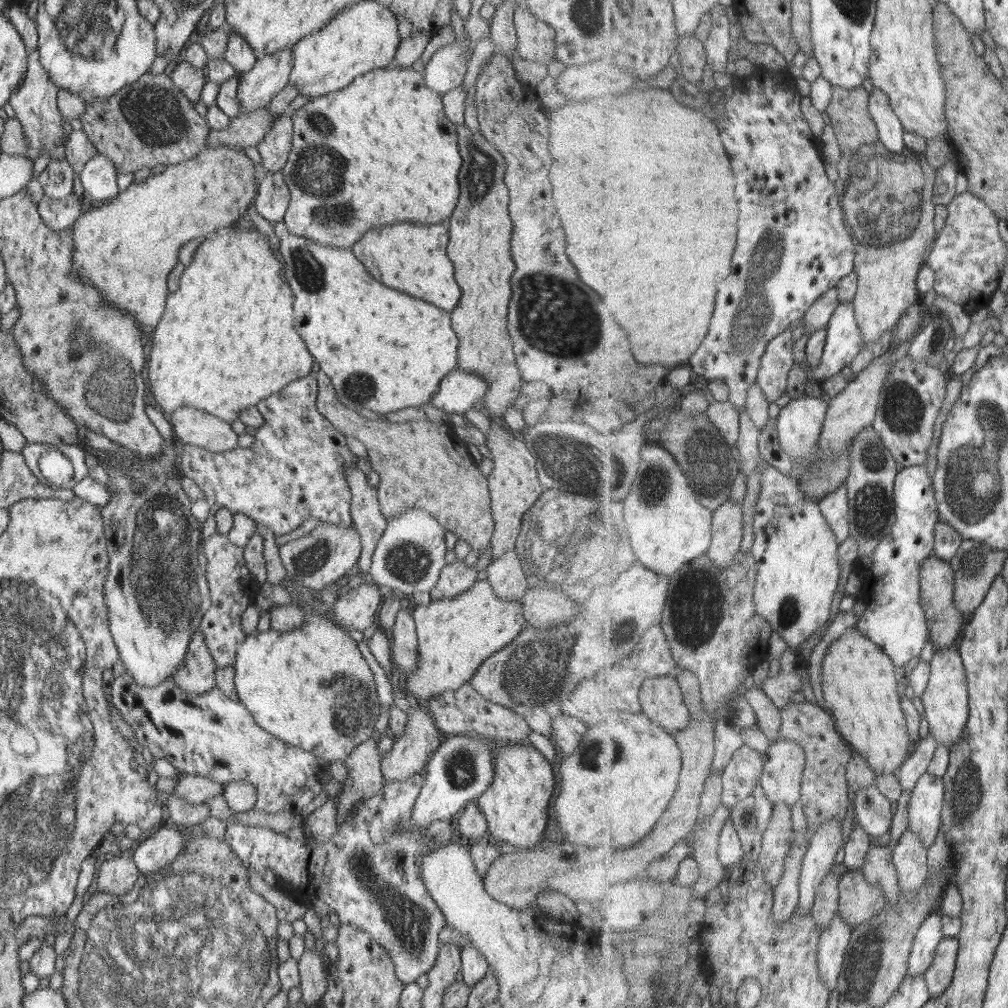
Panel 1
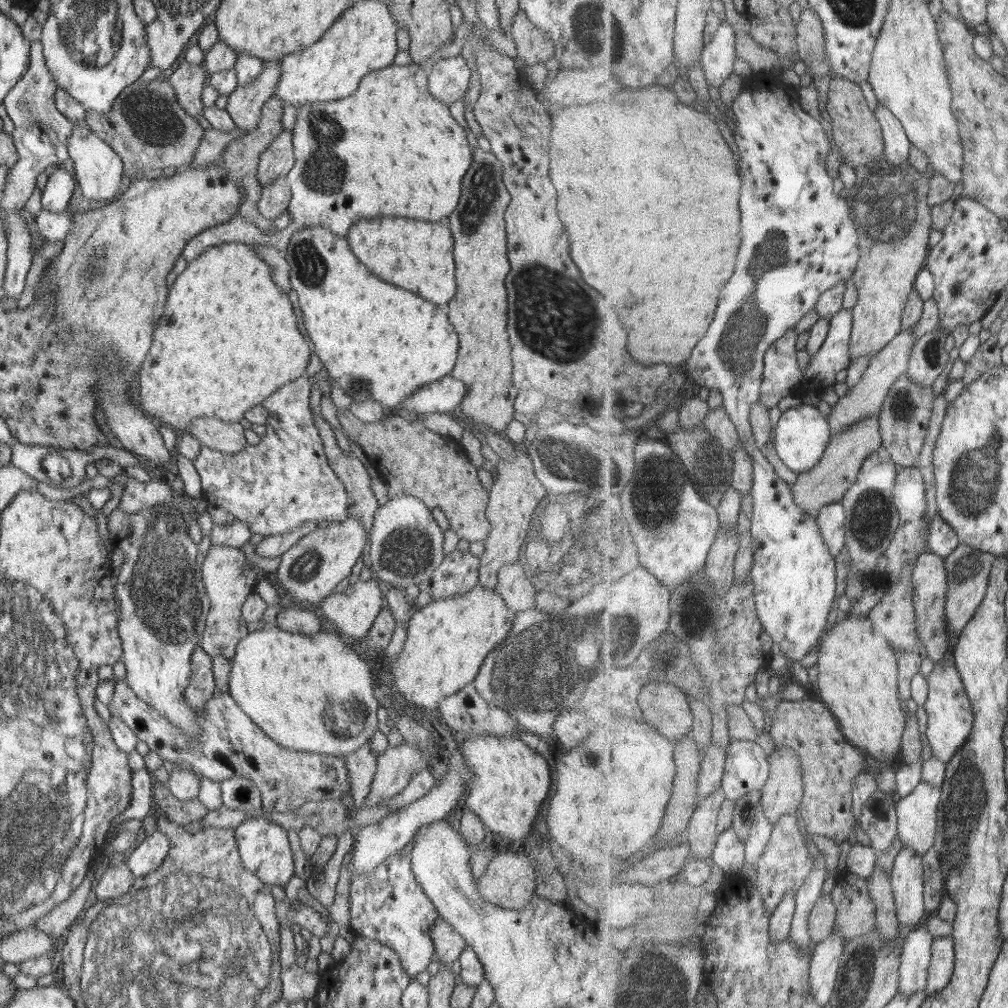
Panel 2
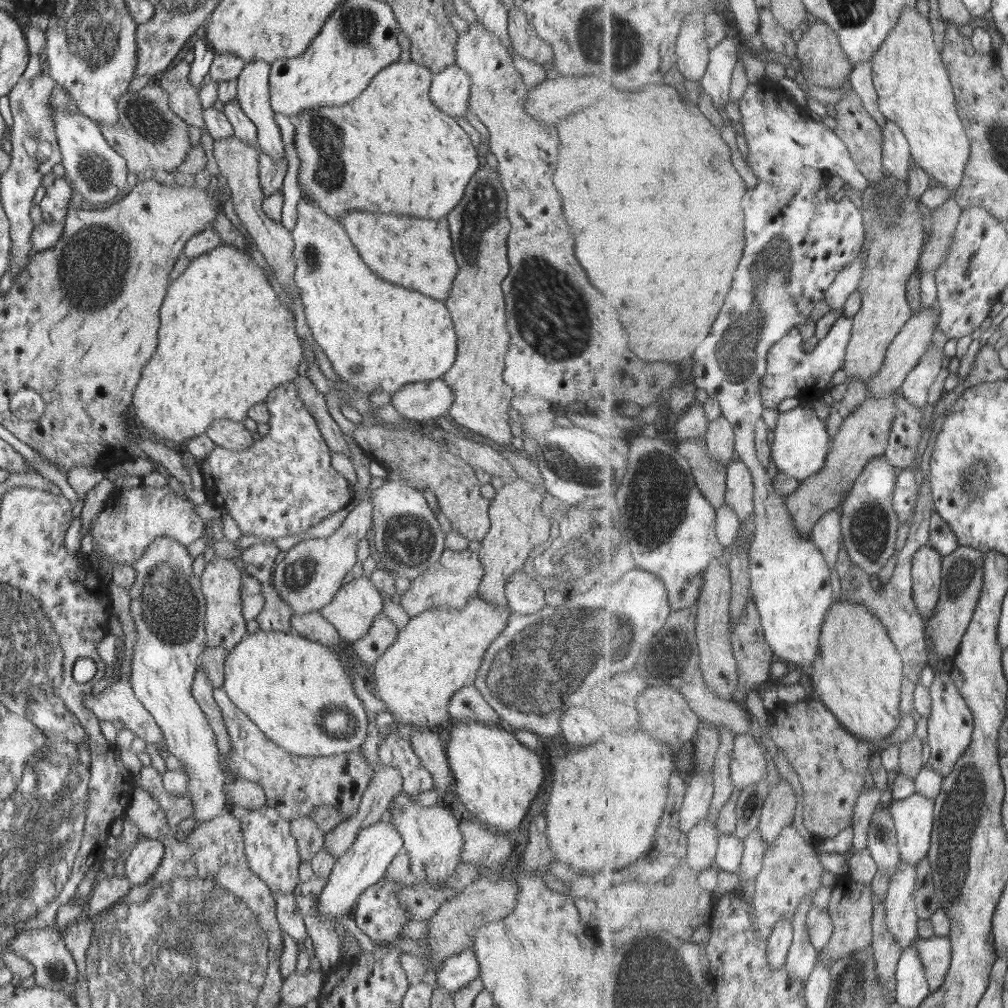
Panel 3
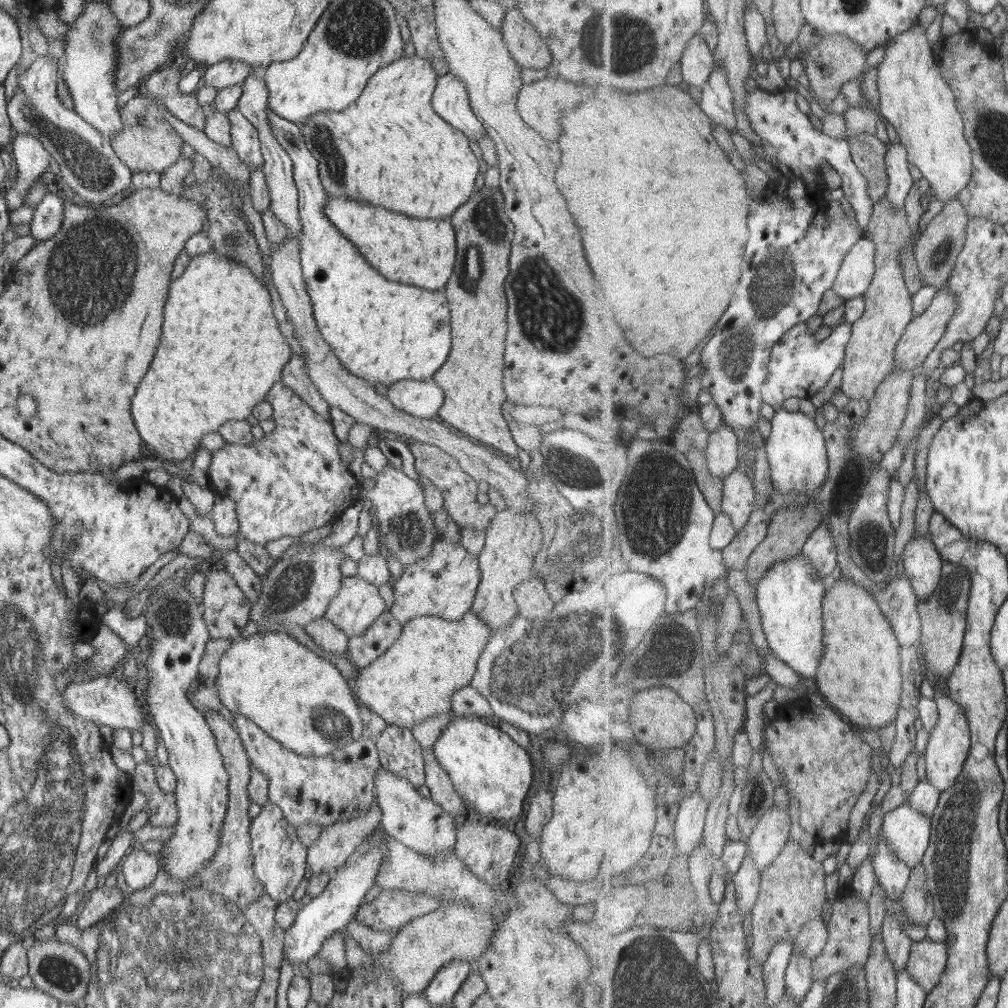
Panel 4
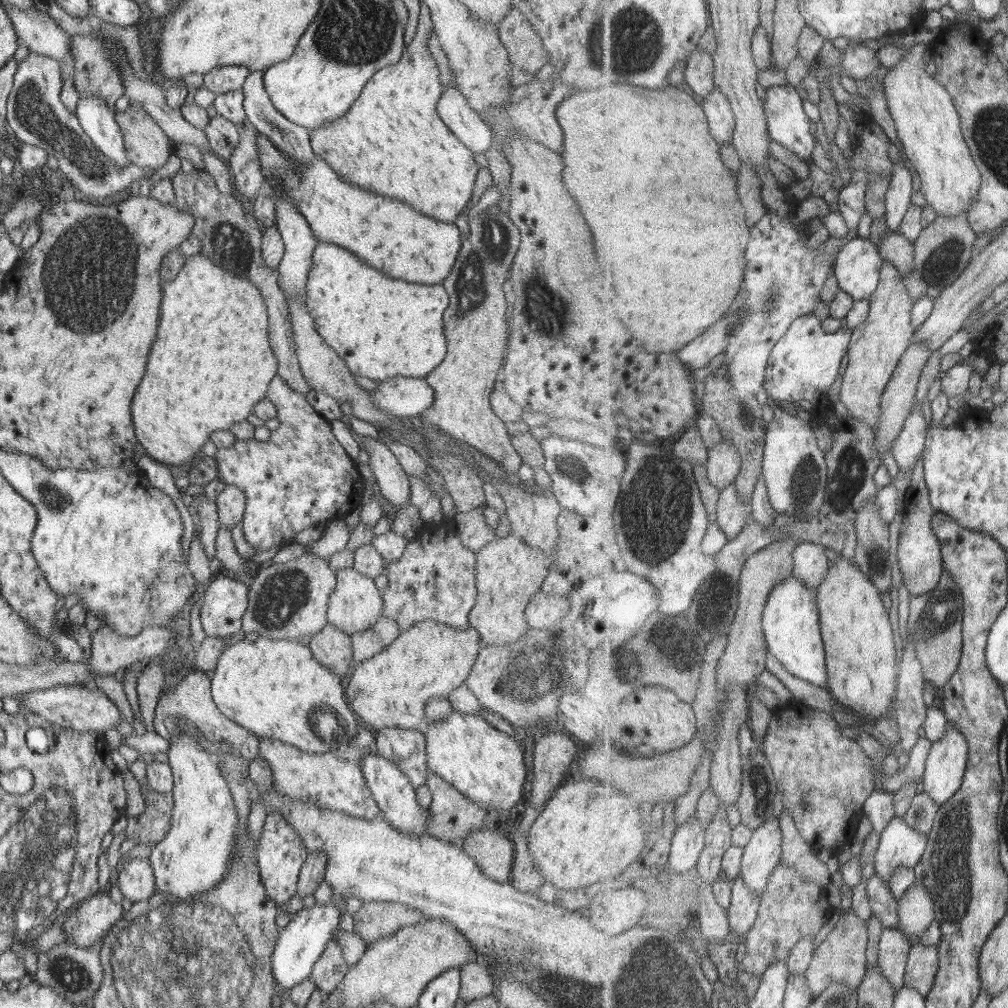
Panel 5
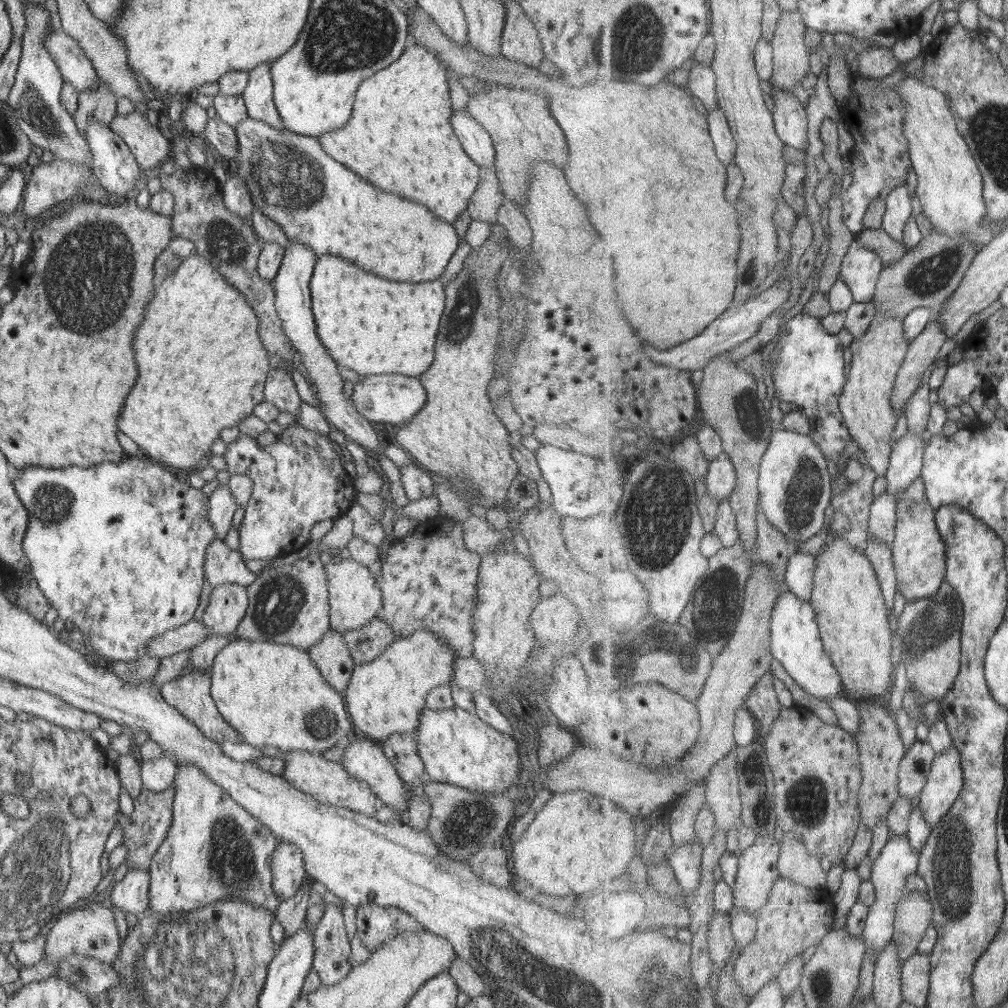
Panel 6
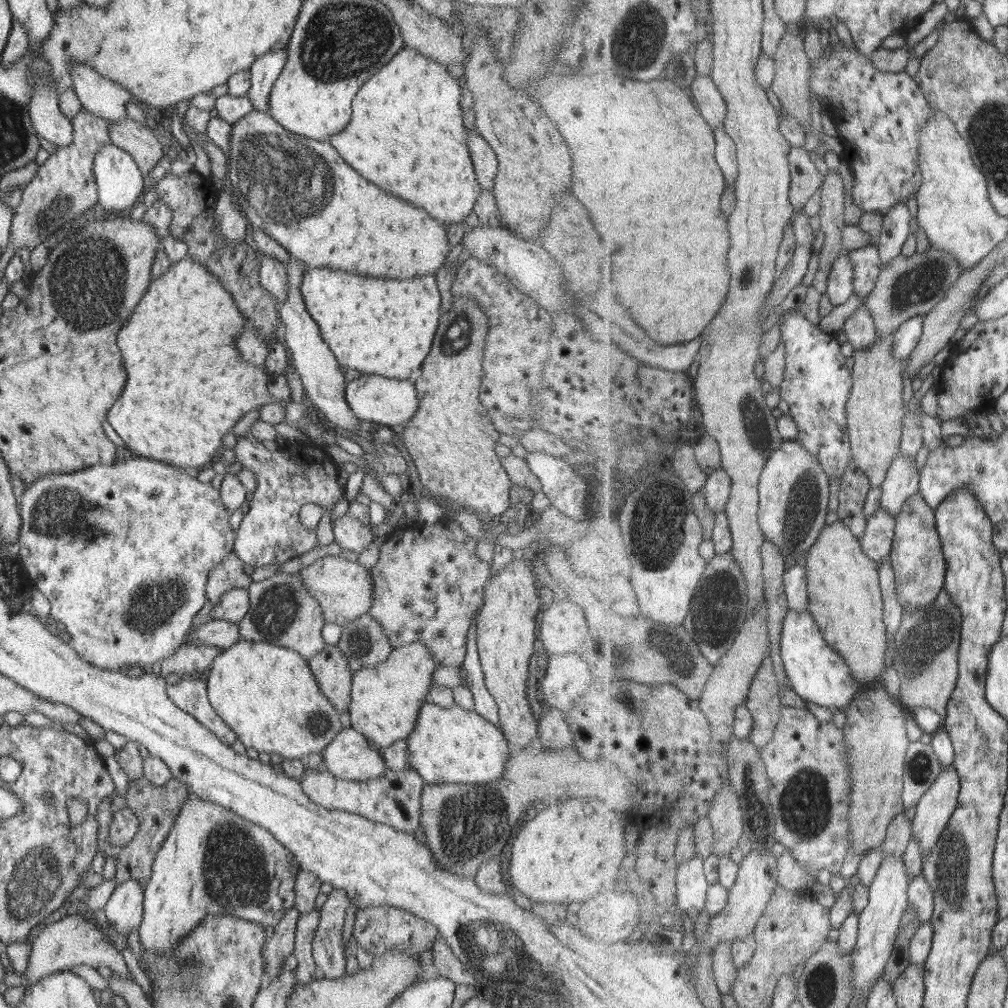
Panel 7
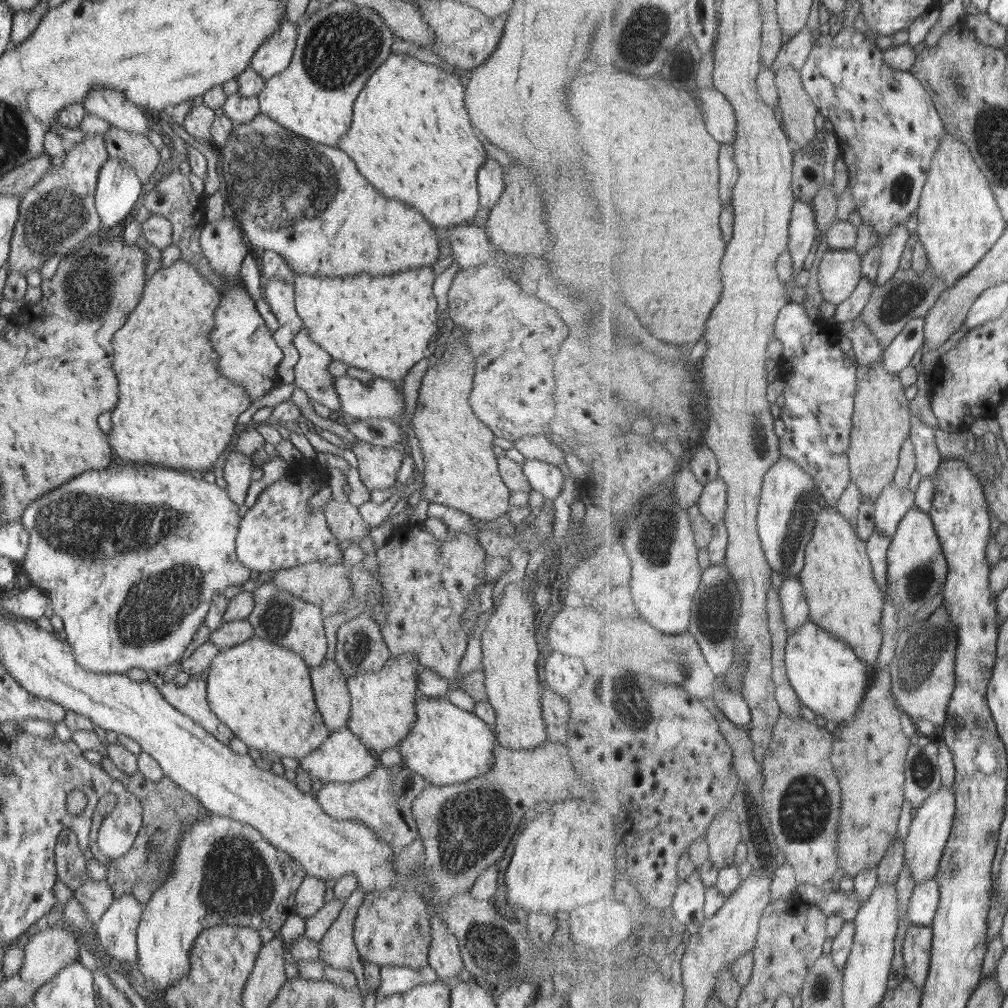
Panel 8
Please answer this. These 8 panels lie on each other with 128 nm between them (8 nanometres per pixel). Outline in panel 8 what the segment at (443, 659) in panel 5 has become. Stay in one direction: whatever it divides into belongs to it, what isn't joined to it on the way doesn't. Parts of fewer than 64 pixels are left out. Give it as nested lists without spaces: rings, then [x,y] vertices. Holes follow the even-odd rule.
[[[413,653],[390,656],[381,663],[378,669],[358,671],[354,676],[346,678],[349,693],[349,718],[346,727],[359,737],[369,752],[381,753],[385,749],[397,745],[407,736],[415,720],[413,709],[417,674],[421,671]]]

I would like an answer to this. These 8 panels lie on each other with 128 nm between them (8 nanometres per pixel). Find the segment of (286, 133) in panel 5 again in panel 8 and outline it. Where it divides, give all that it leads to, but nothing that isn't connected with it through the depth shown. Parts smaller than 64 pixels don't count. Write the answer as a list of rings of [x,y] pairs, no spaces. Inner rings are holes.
[[[283,16],[279,22],[279,30],[275,30],[271,38],[267,38],[267,42],[257,47],[249,68],[259,74],[263,81],[266,81],[287,68],[295,43],[295,26],[286,20],[286,16]]]

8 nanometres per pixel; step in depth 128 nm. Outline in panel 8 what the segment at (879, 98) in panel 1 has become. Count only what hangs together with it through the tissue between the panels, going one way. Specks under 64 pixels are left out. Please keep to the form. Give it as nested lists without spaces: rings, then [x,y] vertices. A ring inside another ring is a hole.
[[[903,223],[899,228],[895,228],[894,232],[889,233],[885,242],[881,243],[880,273],[877,276],[876,285],[885,285],[887,281],[896,278],[909,240],[911,240],[911,232]]]

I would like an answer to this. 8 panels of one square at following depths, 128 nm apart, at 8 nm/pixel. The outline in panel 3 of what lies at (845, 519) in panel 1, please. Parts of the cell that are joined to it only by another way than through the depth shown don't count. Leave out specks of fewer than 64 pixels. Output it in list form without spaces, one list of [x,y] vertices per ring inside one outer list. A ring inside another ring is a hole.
[[[841,507],[825,513],[812,532],[811,540],[825,554],[827,562],[834,568],[835,562],[839,560],[841,546],[844,545],[844,532],[842,529]]]

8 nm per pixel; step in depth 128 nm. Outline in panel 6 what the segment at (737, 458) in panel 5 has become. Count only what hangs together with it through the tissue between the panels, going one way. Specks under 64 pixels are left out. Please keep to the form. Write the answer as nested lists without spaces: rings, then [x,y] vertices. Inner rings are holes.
[[[724,452],[714,462],[710,462],[710,472],[705,478],[711,494],[717,501],[723,502],[737,488],[738,471],[733,460]]]

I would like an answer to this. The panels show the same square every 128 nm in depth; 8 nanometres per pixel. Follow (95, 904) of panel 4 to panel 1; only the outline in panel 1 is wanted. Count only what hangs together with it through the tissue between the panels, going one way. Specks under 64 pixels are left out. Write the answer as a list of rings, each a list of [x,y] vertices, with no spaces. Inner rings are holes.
[[[123,853],[123,858],[111,858],[101,863],[97,872],[96,891],[123,895],[134,886],[140,876],[142,875],[131,860],[131,854],[127,858]]]

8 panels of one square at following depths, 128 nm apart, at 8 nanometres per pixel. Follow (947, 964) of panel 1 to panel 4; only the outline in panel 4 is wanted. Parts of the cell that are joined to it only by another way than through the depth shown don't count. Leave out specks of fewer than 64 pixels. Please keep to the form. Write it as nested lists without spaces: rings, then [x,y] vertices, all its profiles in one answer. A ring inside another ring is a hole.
[[[931,939],[916,942],[907,966],[913,977],[930,993],[941,981],[950,962],[950,946]]]

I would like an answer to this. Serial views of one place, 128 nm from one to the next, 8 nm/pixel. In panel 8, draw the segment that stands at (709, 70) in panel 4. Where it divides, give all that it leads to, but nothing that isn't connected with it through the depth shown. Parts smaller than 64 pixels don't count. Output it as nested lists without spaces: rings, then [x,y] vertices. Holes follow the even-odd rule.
[[[698,87],[698,95],[709,132],[721,144],[735,144],[739,137],[739,118],[727,95],[716,87]]]

